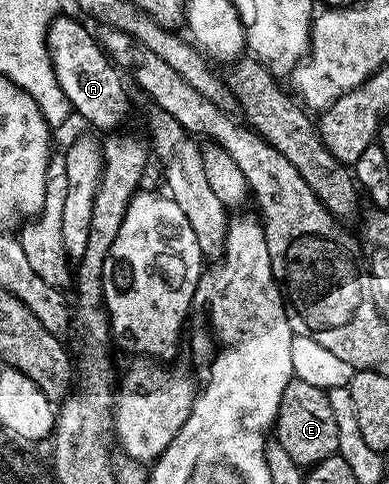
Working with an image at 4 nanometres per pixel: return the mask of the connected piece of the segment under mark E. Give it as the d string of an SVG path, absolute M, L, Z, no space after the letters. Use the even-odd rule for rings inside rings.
M294 379L287 383L275 422L275 440L291 455L297 467L312 467L339 450L339 427L326 390Z

